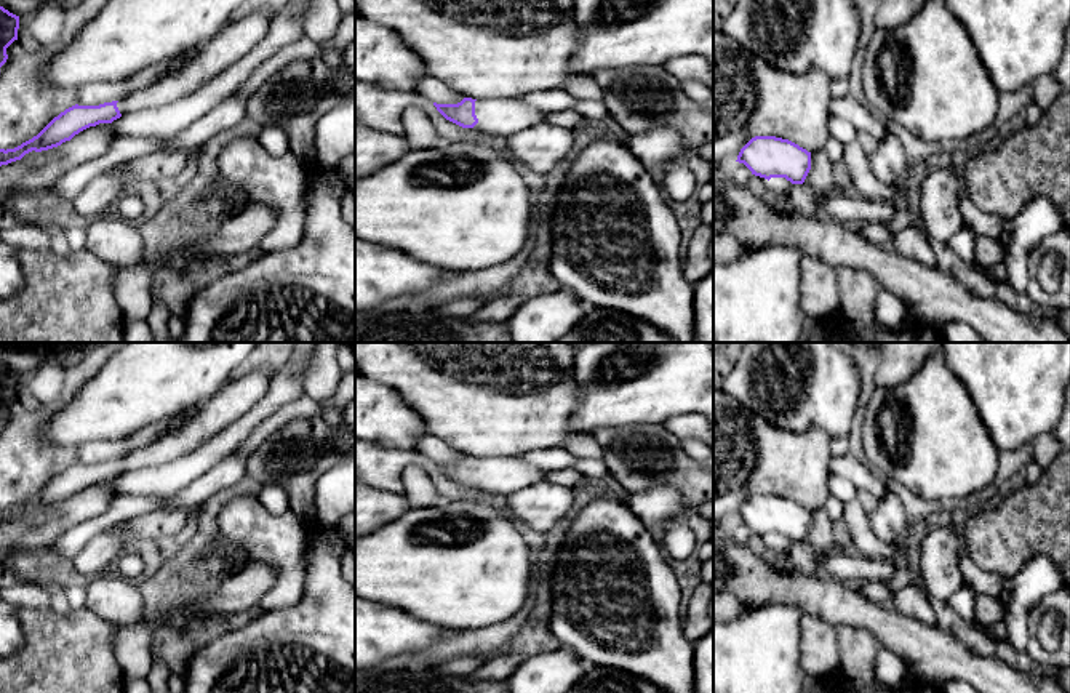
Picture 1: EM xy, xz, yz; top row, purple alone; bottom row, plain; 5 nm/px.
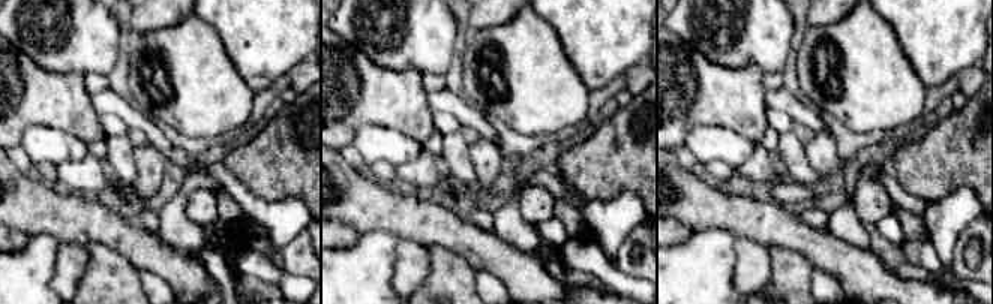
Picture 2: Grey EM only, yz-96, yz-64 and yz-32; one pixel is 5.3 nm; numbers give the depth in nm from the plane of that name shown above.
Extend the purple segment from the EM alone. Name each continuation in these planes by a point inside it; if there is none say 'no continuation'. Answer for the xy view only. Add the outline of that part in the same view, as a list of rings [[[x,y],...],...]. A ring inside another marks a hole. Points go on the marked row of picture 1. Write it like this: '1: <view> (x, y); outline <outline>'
1: xy (239, 37); outline [[[258,10],[250,16],[230,21],[216,37],[202,45],[198,58],[187,67],[120,99],[117,102],[120,114],[166,106],[192,94],[261,43],[273,16],[269,10]]]

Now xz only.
1: xz (498, 119); outline [[[477,99],[475,115],[478,118],[478,123],[473,126],[473,130],[477,130],[485,139],[502,142],[513,133],[542,123],[547,114],[533,109],[517,99]]]

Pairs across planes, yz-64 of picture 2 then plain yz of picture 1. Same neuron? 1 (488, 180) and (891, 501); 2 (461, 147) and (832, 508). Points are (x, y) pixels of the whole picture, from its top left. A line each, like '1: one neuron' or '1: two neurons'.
1: one neuron
2: two neurons

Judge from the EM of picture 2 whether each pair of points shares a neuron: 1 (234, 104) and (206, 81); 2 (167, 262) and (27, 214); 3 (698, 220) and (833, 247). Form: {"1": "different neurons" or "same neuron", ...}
{"1": "same neuron", "2": "same neuron", "3": "same neuron"}

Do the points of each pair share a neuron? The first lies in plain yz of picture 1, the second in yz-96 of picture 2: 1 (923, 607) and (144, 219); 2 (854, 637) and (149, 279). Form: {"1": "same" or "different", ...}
{"1": "different", "2": "different"}

